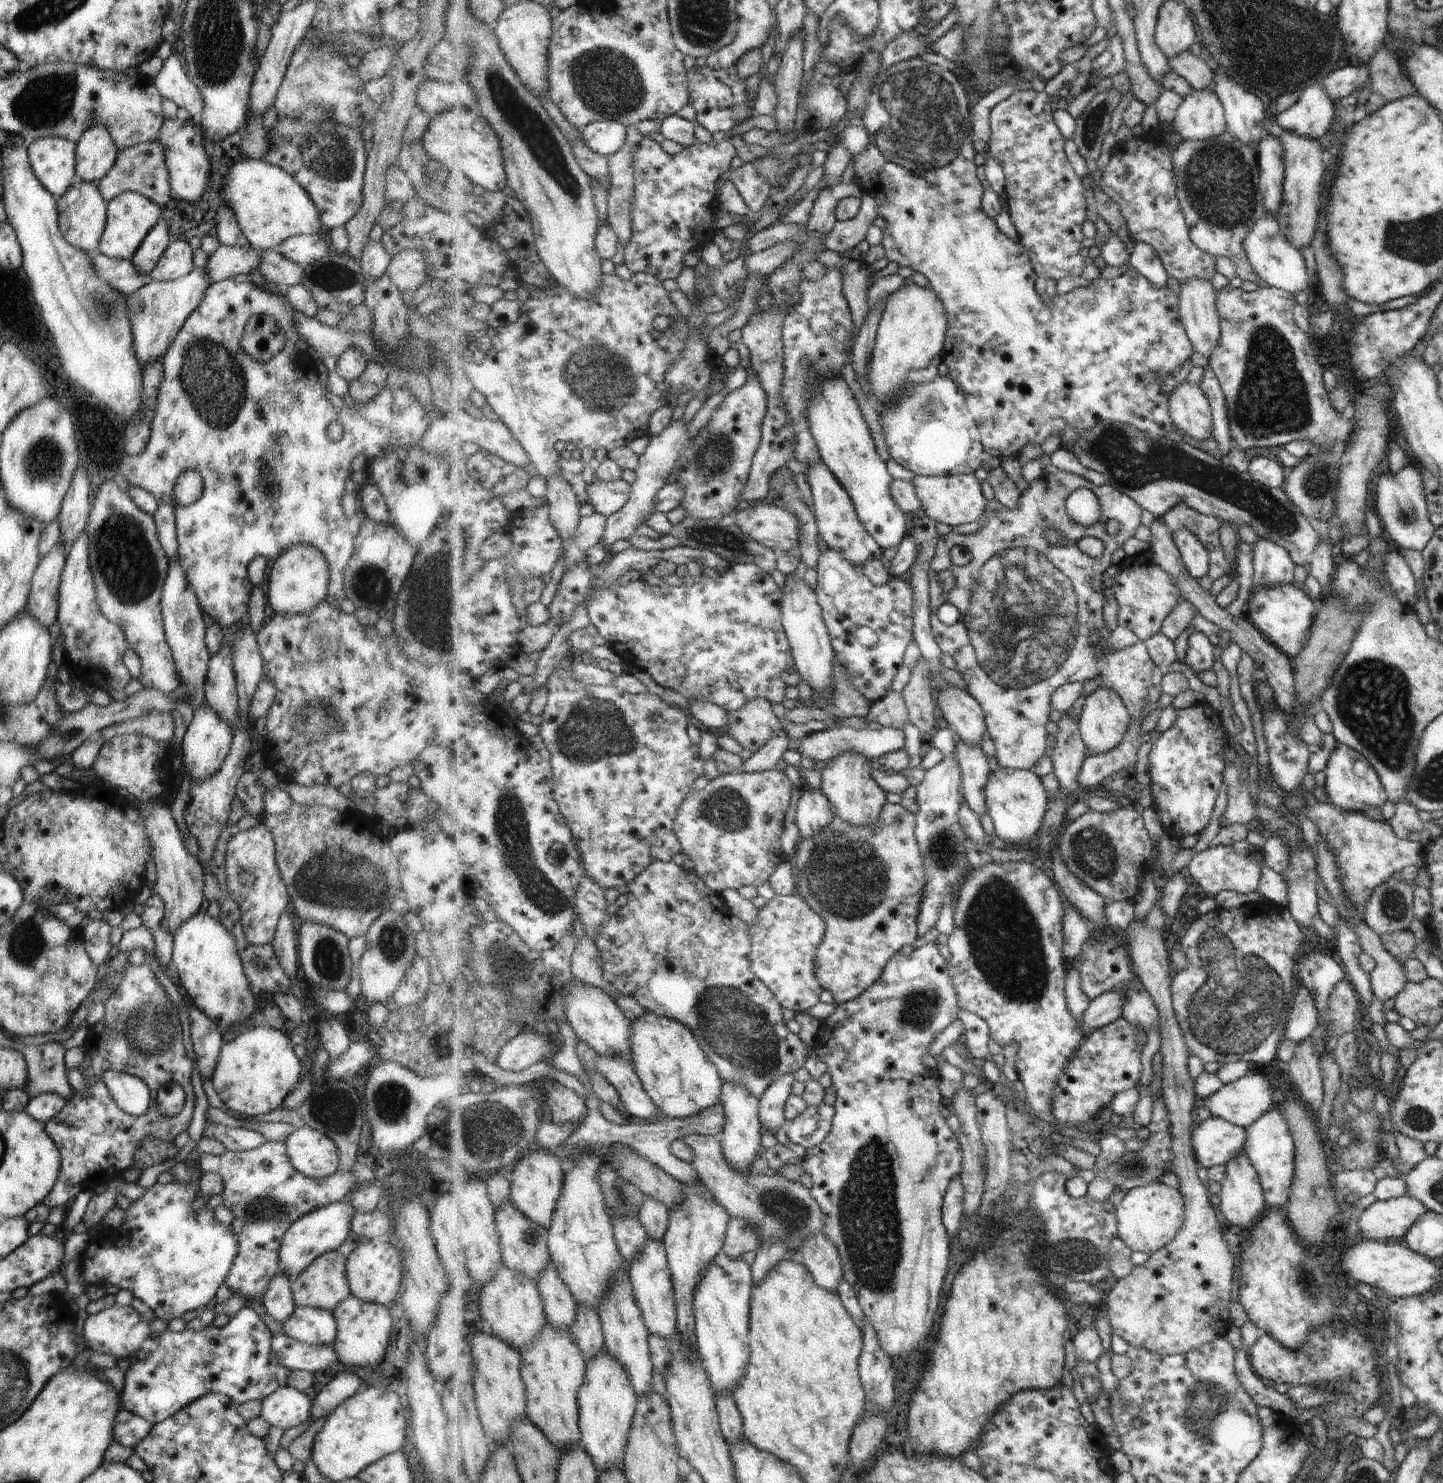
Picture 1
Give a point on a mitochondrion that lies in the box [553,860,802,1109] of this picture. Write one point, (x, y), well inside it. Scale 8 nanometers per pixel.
(736, 1026)

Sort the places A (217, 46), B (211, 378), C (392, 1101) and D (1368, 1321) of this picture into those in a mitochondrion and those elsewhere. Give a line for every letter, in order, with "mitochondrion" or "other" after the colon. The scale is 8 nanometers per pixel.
A: mitochondrion
B: mitochondrion
C: mitochondrion
D: other

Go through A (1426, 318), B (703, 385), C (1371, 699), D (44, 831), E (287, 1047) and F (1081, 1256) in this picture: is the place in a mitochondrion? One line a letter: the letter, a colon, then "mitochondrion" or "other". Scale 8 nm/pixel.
A: other
B: other
C: mitochondrion
D: other
E: other
F: mitochondrion

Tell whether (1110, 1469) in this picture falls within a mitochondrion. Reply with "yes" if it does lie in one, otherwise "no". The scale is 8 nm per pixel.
no

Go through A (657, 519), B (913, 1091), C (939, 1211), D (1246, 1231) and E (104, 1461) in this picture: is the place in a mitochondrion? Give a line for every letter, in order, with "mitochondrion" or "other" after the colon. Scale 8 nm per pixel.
A: other
B: other
C: other
D: other
E: other

